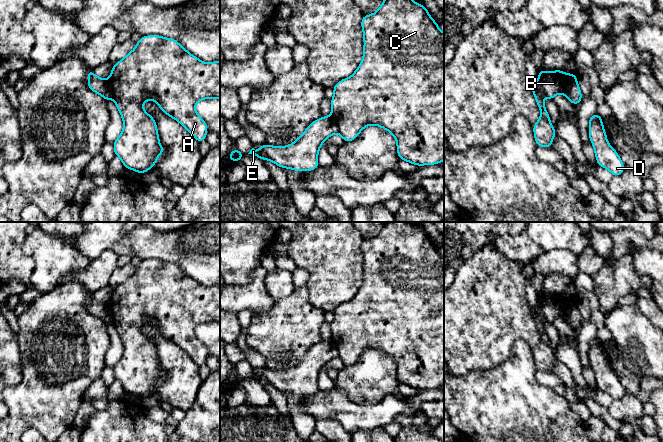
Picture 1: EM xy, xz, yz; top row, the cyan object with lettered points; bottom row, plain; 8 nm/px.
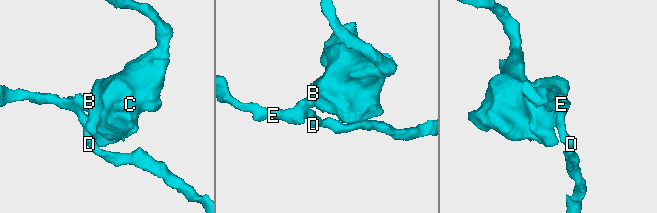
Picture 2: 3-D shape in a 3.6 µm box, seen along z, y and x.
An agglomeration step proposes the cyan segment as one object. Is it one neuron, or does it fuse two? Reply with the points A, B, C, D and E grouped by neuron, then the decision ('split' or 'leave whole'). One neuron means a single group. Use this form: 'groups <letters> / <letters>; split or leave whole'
groups A B C / D E; split

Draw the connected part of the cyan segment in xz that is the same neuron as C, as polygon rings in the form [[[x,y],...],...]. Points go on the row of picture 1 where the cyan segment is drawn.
[[[383,0],[377,12],[364,15],[361,25],[364,36],[363,60],[352,76],[340,80],[333,87],[331,118],[338,127],[338,133],[342,136],[344,142],[350,142],[366,126],[377,125],[394,136],[397,141],[397,154],[400,159],[418,166],[439,164],[444,160],[444,33],[439,30],[438,23],[430,17],[426,7],[412,0]]]

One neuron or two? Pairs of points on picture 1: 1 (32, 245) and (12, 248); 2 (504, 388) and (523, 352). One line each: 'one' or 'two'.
1: two
2: one

